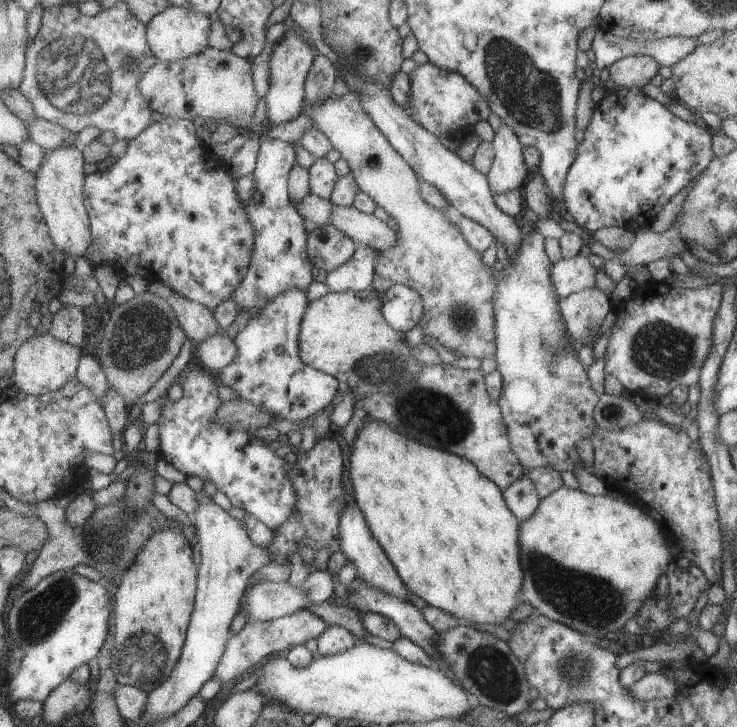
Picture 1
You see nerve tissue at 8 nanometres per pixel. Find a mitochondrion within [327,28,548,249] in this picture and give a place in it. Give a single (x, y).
(361, 54)

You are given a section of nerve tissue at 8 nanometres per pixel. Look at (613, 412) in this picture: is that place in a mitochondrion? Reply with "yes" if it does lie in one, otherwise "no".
yes

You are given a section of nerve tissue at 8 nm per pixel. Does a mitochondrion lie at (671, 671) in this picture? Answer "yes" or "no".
no

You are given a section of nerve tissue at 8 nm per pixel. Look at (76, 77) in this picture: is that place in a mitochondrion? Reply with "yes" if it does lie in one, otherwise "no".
yes

